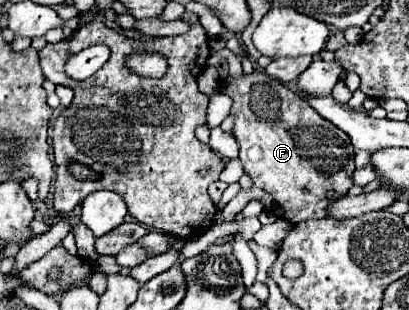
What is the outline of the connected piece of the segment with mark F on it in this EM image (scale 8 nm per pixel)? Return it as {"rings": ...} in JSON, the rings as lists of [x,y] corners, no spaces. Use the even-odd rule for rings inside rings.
{"rings":[[[253,71],[251,75],[241,75],[237,79],[225,79],[221,83],[221,93],[227,93],[233,99],[231,113],[237,117],[233,135],[239,143],[239,159],[245,167],[245,173],[251,175],[253,179],[253,189],[241,191],[235,199],[231,199],[221,209],[221,217],[229,221],[251,199],[259,199],[267,211],[275,213],[281,219],[287,219],[293,225],[307,221],[307,219],[325,218],[325,209],[331,203],[325,197],[325,193],[333,189],[339,195],[345,195],[349,187],[353,185],[355,147],[351,147],[351,141],[347,139],[347,135],[333,123],[325,121],[303,97],[295,95],[285,83],[271,79],[263,71]]]}

